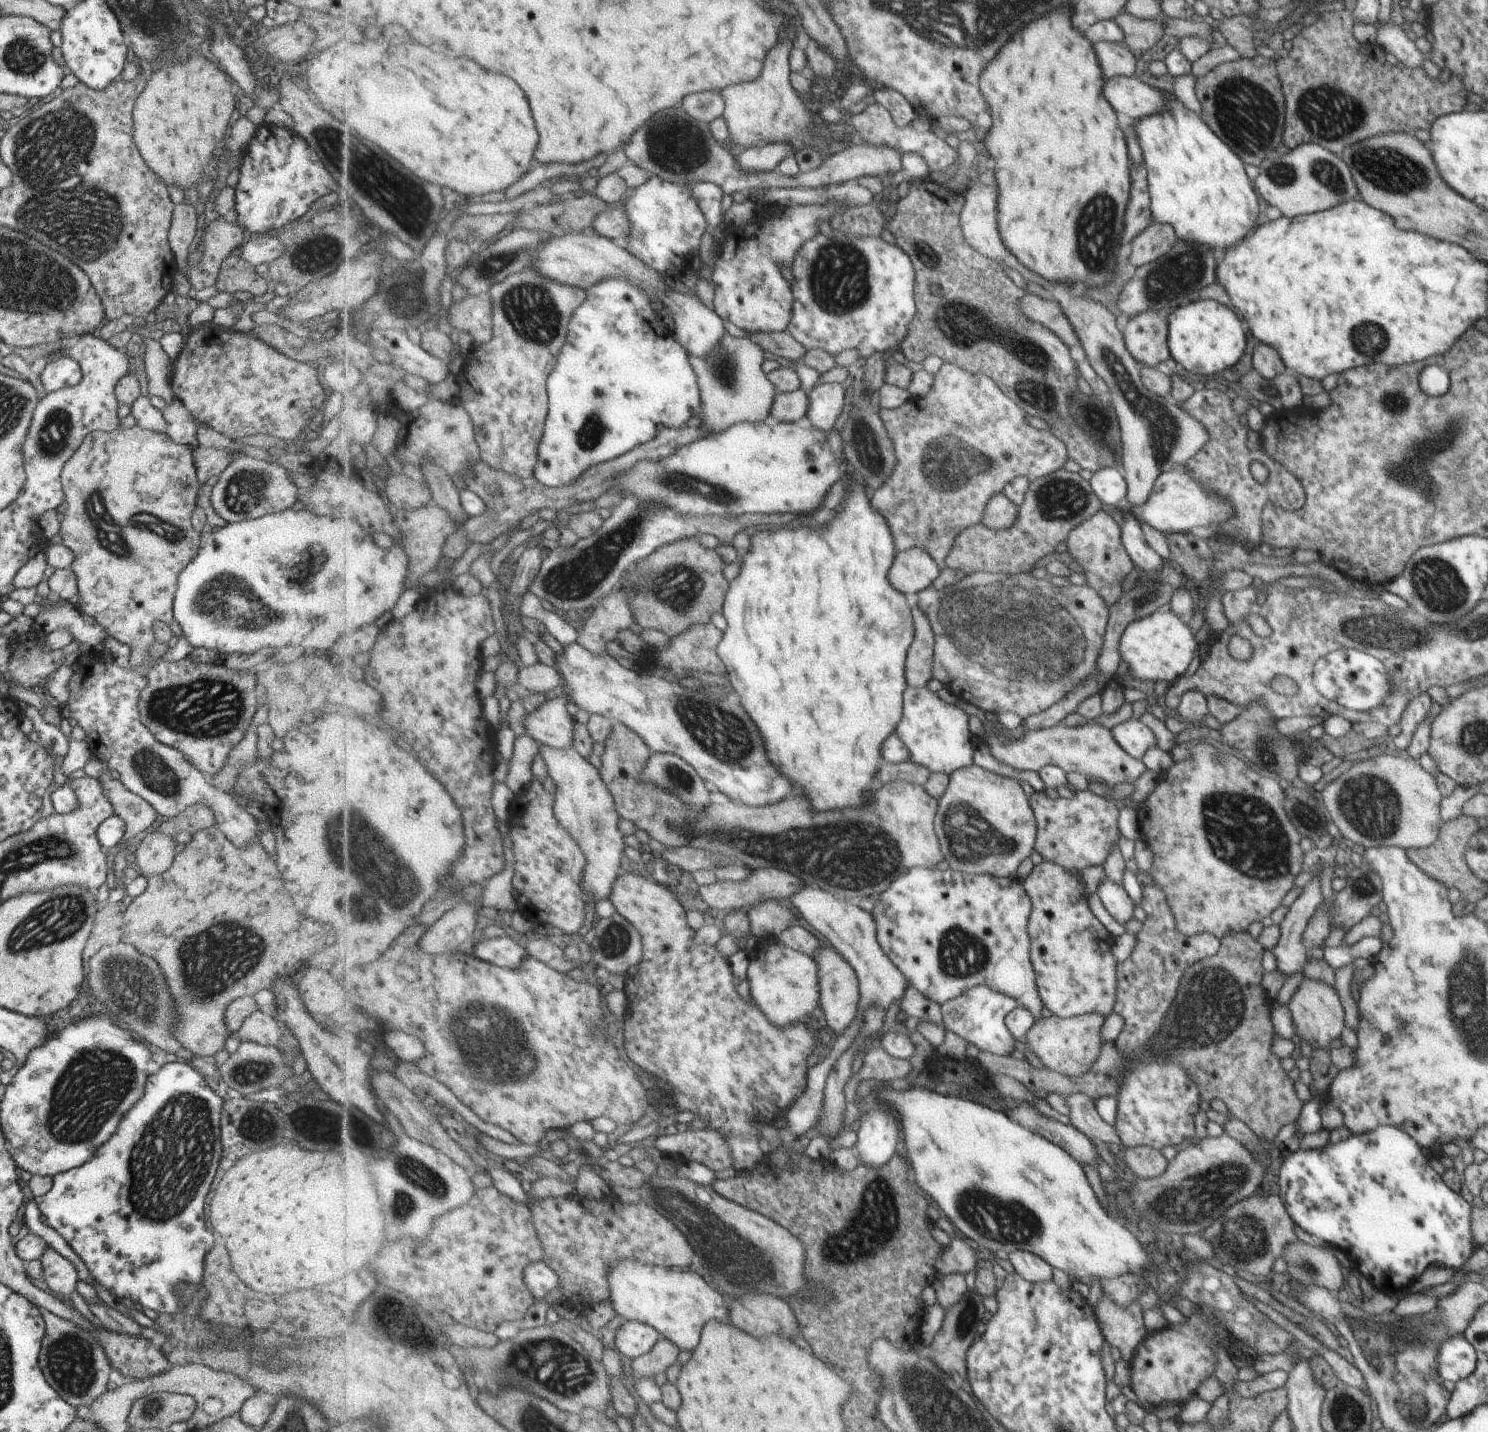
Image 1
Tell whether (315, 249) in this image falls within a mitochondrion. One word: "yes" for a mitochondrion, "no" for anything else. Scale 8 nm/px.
yes

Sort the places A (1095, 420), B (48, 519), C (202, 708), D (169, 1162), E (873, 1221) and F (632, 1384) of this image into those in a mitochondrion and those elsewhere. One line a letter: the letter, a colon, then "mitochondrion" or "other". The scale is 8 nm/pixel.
A: mitochondrion
B: other
C: mitochondrion
D: mitochondrion
E: mitochondrion
F: other

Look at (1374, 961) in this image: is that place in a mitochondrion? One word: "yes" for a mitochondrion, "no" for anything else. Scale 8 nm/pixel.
no

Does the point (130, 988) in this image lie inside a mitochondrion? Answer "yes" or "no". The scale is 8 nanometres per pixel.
yes

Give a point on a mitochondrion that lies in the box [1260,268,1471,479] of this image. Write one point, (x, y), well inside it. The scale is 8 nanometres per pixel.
(1368, 338)

